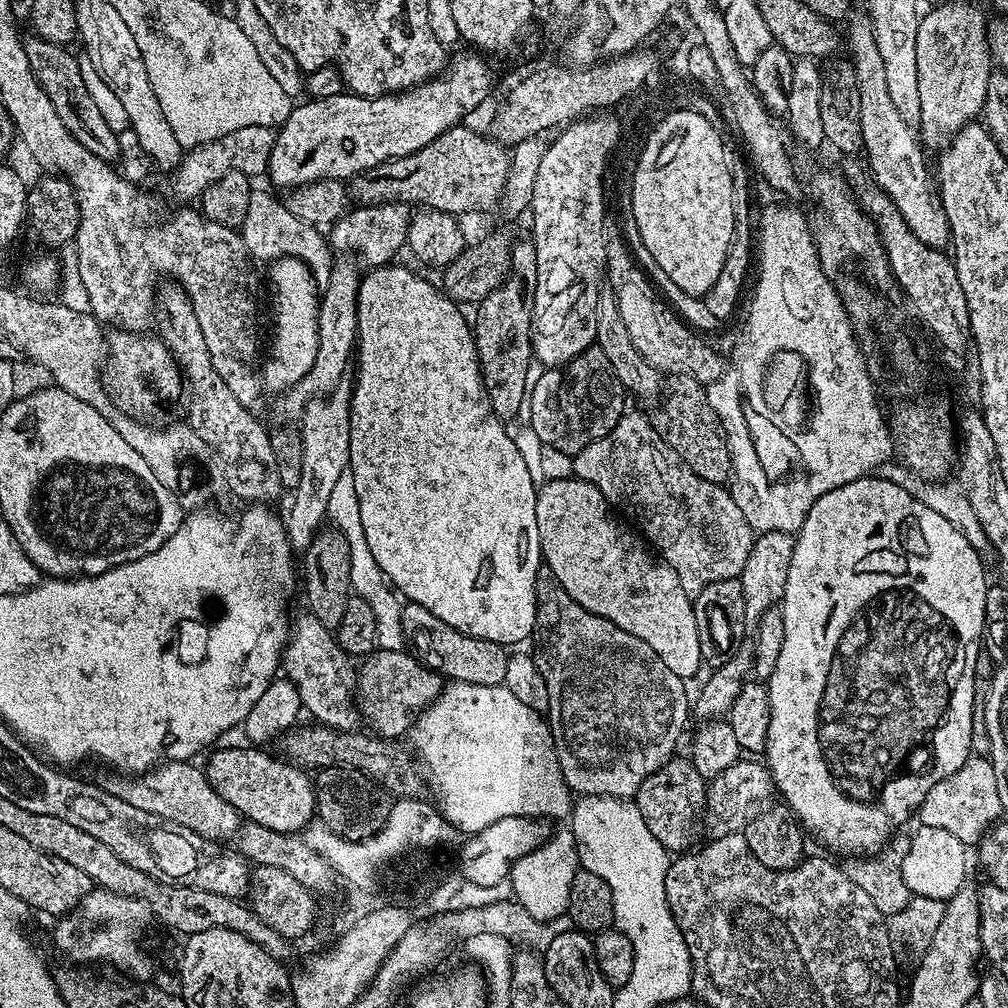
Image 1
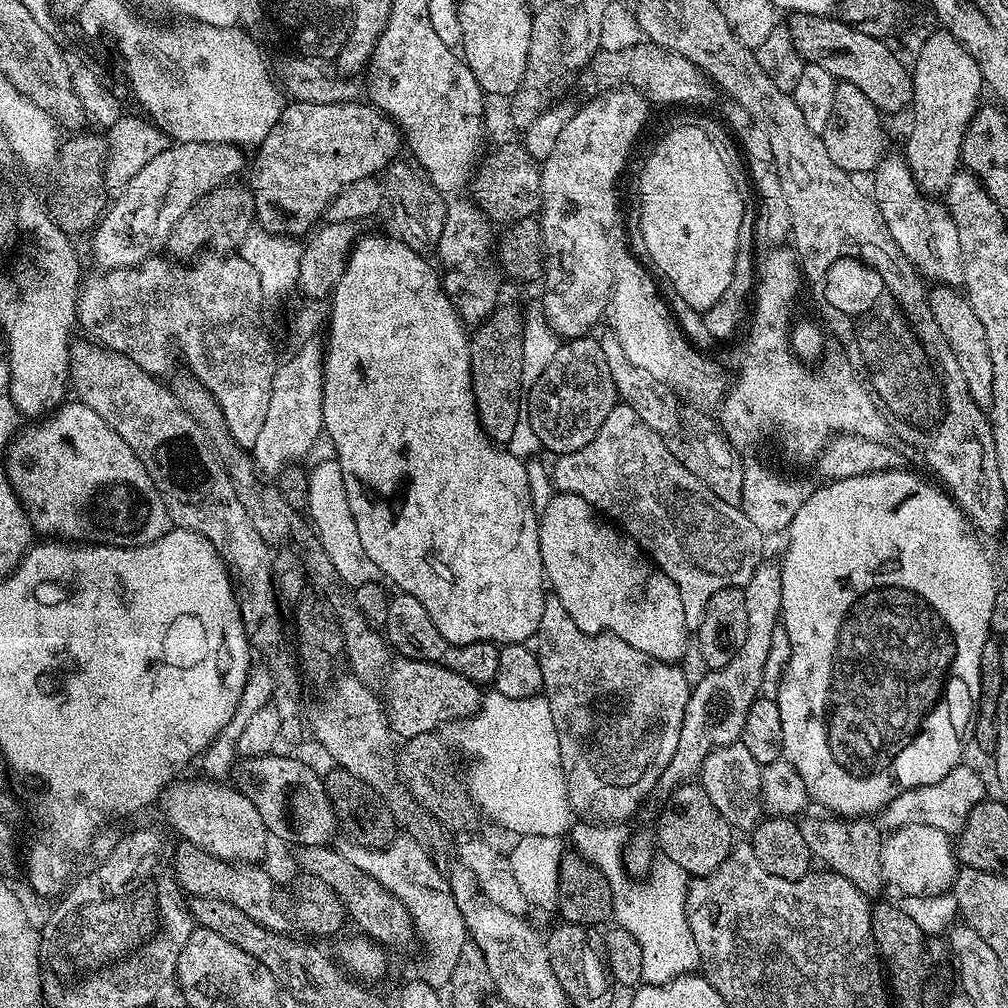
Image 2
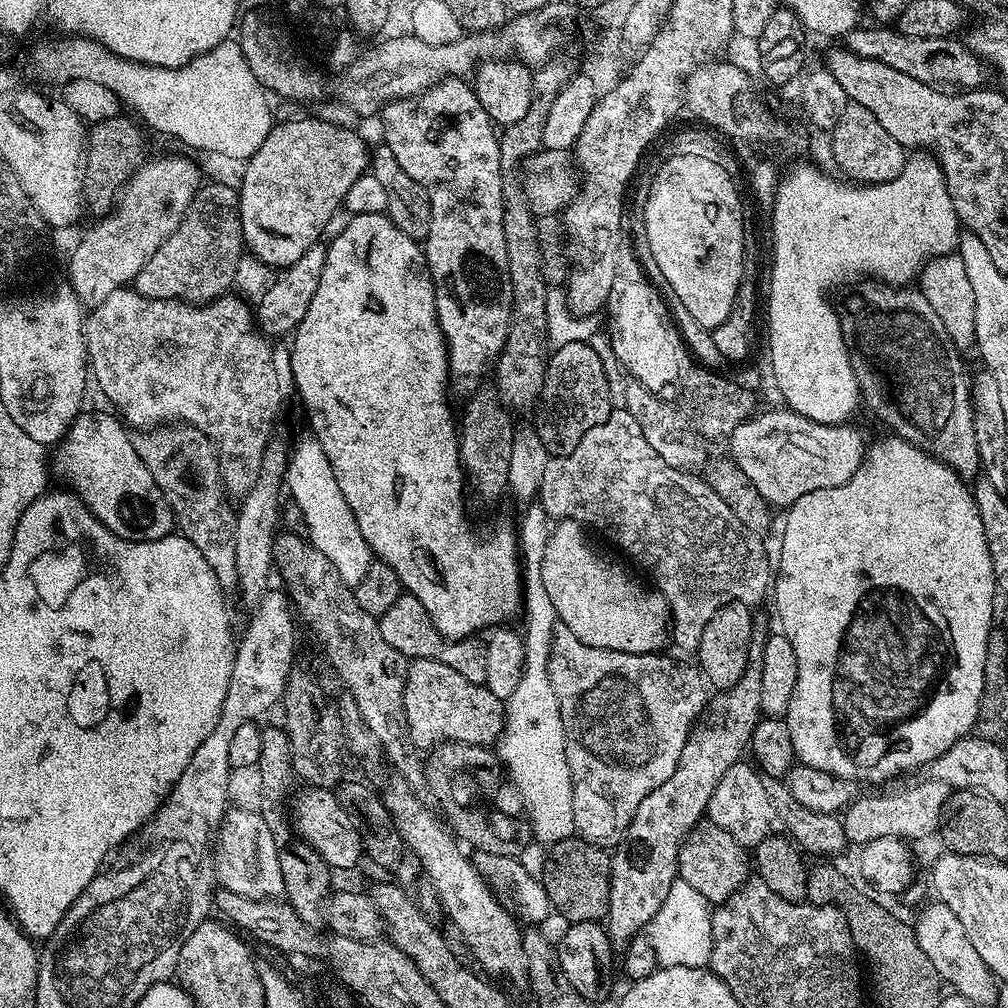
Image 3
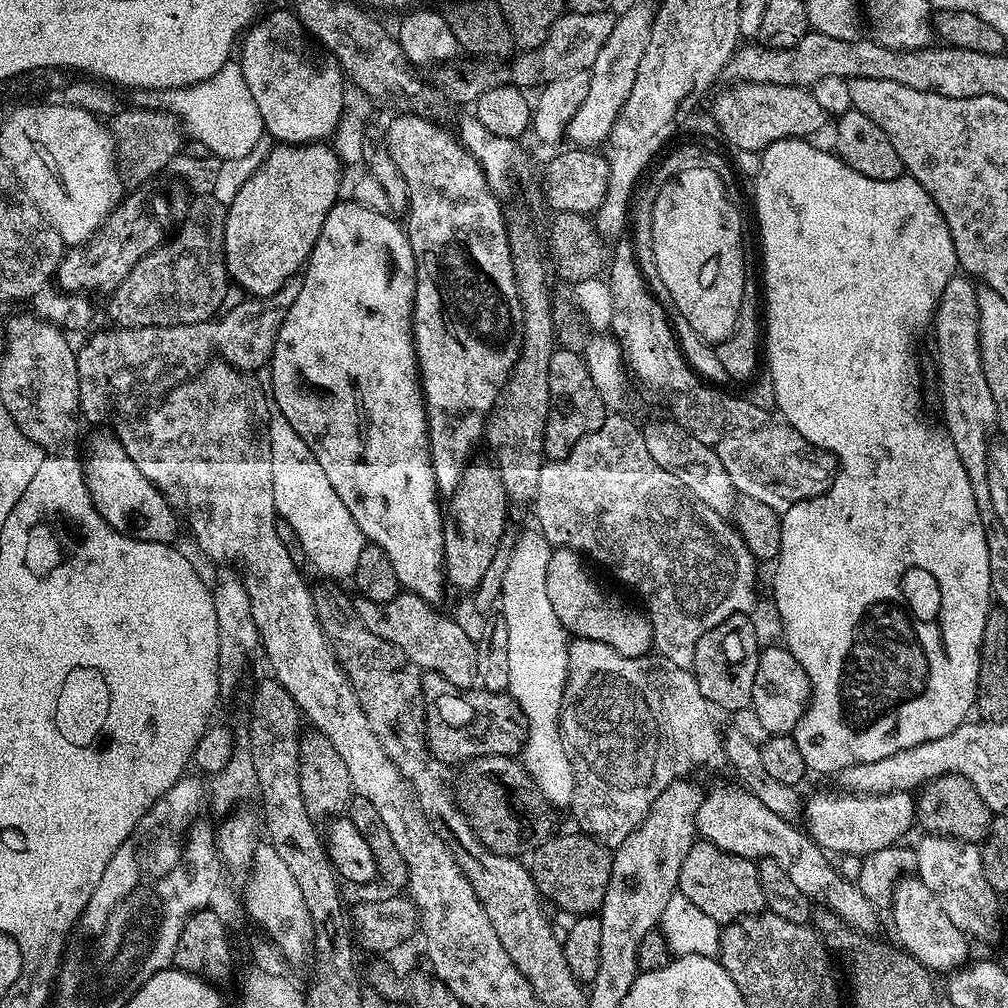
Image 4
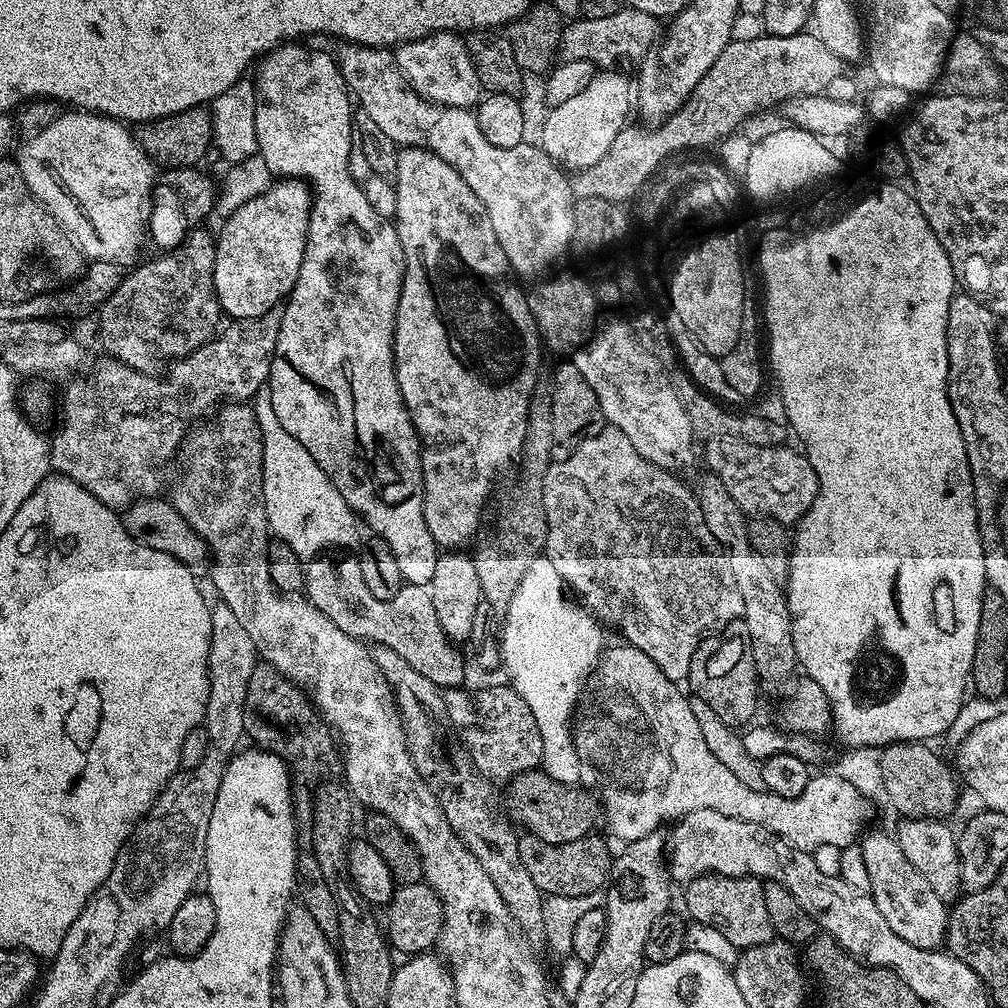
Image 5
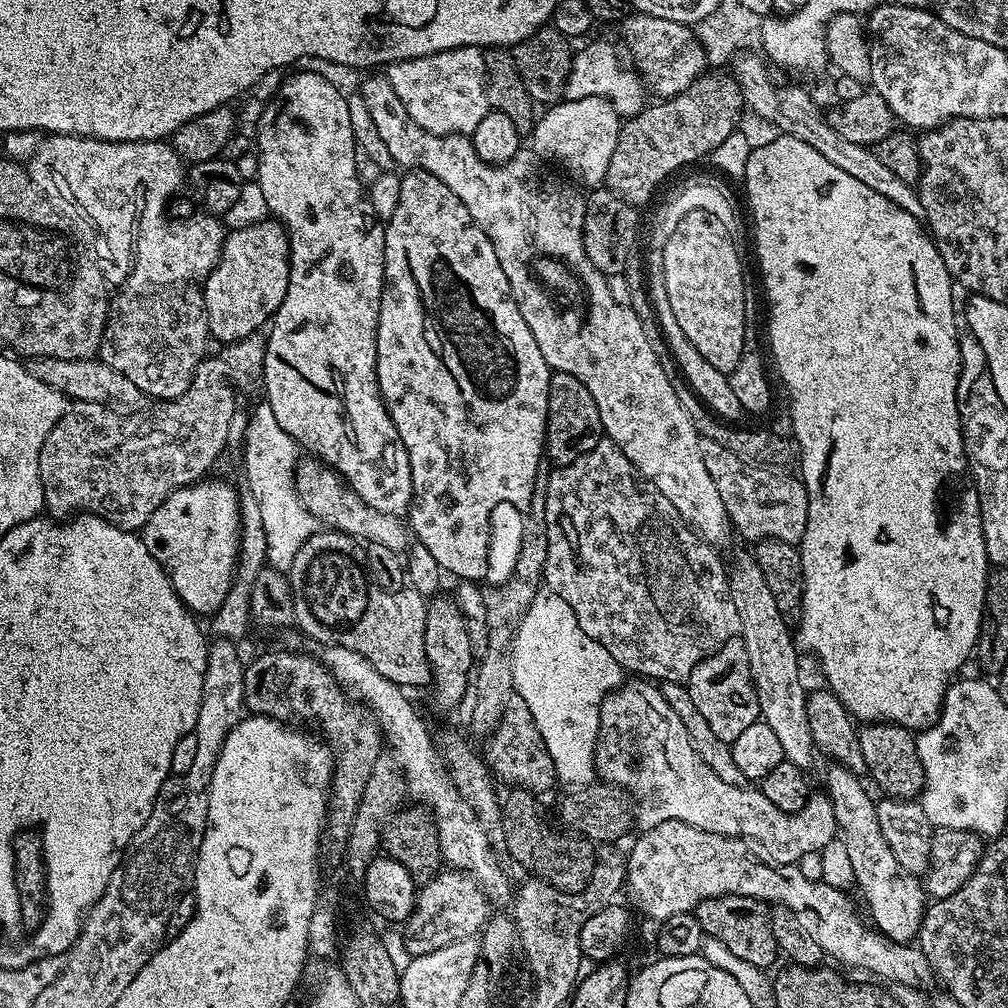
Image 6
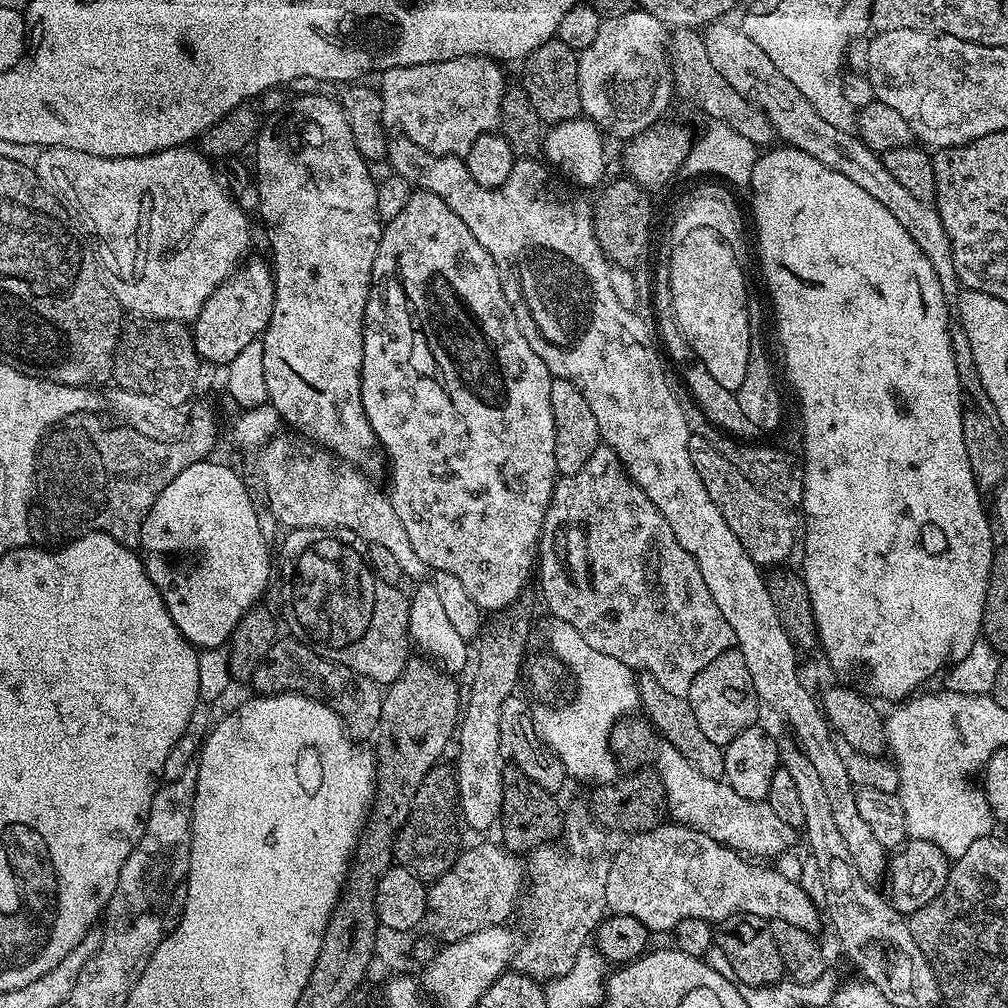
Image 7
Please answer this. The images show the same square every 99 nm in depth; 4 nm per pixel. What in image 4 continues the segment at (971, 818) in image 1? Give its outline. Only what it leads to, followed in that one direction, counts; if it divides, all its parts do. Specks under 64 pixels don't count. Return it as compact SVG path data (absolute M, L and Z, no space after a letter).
M820 792L817 796L807 797L802 808L803 827L806 829L812 841L819 848L829 854L845 852L848 858L863 858L872 851L882 850L884 847L895 845L900 835L907 830L916 820L916 801L911 792L887 792L881 796L862 796L854 792L844 792L835 796L832 792Z

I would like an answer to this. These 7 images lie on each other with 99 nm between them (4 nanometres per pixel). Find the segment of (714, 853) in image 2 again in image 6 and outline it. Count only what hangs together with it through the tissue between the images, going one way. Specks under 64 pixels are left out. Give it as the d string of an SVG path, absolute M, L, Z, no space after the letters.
M719 896L706 898L694 911L705 936L713 936L718 938L718 942L726 942L727 948L737 958L750 962L750 966L771 969L771 964L778 957L778 949L774 942L774 930L770 926L772 914L764 901L749 896Z

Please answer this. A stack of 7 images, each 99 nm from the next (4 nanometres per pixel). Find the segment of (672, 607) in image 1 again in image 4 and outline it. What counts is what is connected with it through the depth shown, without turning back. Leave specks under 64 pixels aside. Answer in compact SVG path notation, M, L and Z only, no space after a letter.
M556 548L553 551L546 570L546 594L550 598L550 606L554 606L554 614L558 614L558 622L562 622L562 626L573 637L602 642L623 656L649 655L653 651L653 646L652 628L648 625L647 616L639 607L627 608L618 597L603 592L599 582L588 573L587 566L589 567L582 559L581 553L577 552L575 548Z

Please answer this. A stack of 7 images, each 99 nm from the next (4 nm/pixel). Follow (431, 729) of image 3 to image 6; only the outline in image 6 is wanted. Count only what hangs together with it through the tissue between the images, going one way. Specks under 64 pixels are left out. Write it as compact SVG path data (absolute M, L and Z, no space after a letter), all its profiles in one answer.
M513 695L509 699L503 720L487 737L486 743L488 749L482 752L482 756L497 781L505 780L513 784L513 789L533 794L547 793L557 783L554 758L550 758L550 750L546 750L546 742L542 742L534 714L530 714L530 706L526 706L520 696Z

